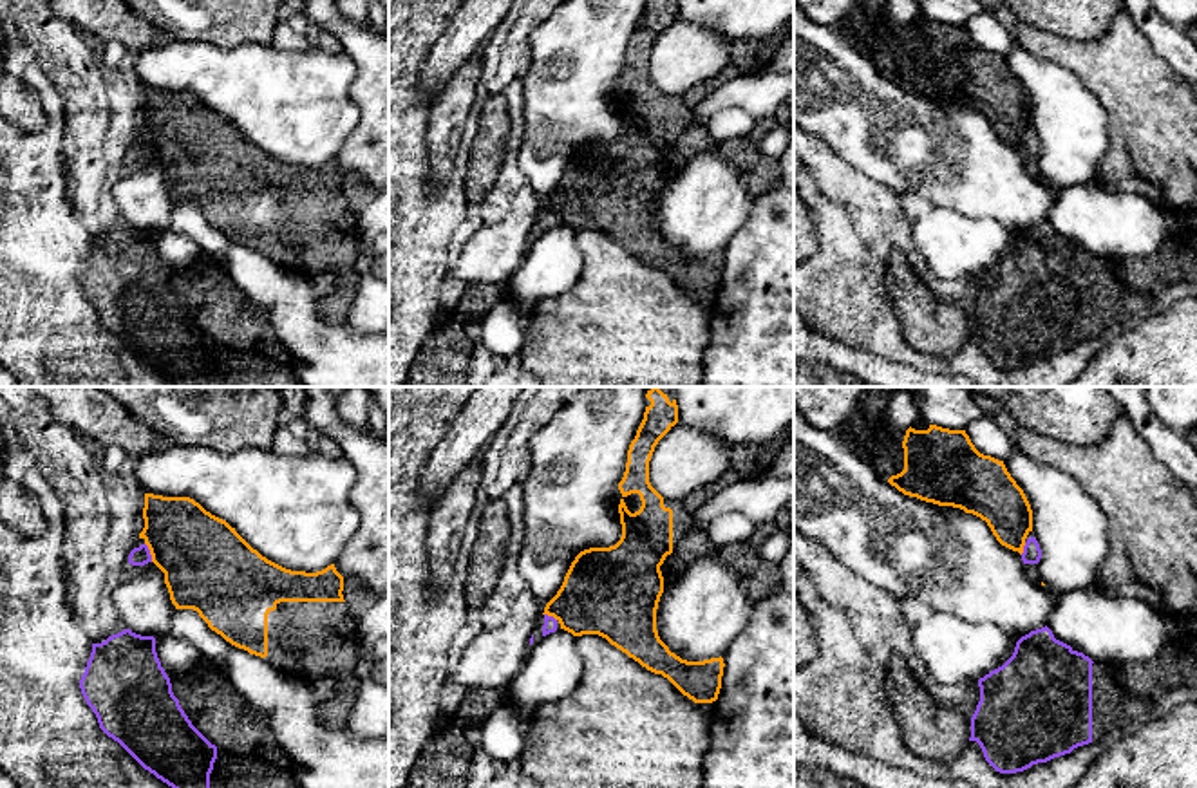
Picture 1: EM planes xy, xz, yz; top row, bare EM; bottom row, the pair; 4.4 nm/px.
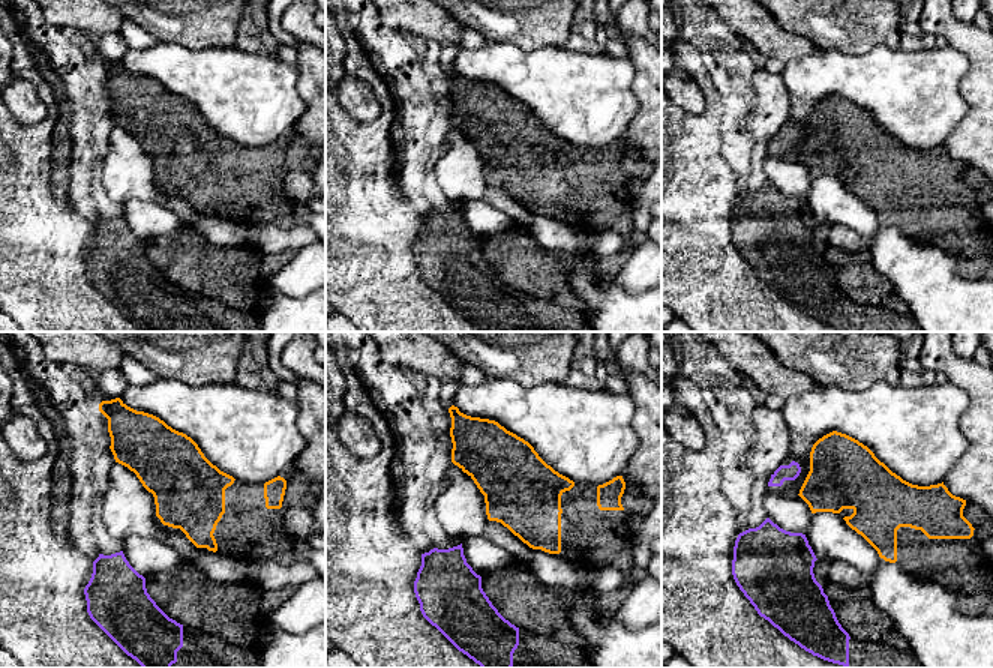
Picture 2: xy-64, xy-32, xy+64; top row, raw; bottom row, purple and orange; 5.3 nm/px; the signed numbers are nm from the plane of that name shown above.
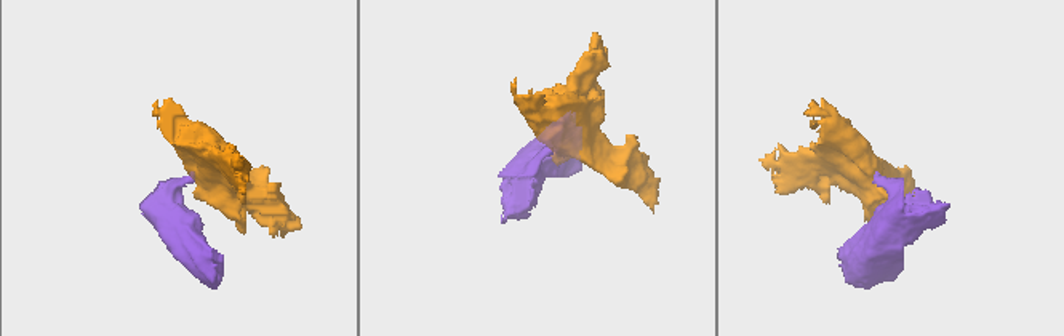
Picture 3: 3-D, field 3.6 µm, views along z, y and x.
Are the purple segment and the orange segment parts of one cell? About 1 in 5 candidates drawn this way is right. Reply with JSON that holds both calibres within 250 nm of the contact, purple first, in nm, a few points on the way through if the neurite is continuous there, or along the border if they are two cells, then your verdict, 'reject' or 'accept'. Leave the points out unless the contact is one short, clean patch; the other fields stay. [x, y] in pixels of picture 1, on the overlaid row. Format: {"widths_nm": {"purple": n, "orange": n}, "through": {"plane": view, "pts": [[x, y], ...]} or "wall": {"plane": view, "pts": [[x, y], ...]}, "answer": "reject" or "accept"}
{"widths_nm": {"purple": 80, "orange": 380}, "wall": {"plane": "xy", "pts": [[145, 543], [152, 561]]}, "answer": "reject"}

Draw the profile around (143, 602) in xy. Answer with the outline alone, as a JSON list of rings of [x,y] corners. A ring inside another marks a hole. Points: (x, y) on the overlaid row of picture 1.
[[[148,562],[139,575],[125,578],[107,604],[121,616],[127,629],[141,636],[168,634],[175,613],[165,573],[154,562]]]

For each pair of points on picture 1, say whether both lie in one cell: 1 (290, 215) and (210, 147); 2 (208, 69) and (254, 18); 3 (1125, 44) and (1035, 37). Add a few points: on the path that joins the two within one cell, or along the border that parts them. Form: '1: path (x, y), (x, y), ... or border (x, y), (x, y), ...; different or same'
1: path (270, 206), (230, 167); same
2: border (185, 40), (207, 40), (221, 47), (268, 46); different
3: path (1103, 53), (1064, 53), (1056, 49); same

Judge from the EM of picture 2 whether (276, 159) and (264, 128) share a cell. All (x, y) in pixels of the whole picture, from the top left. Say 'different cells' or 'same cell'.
different cells

